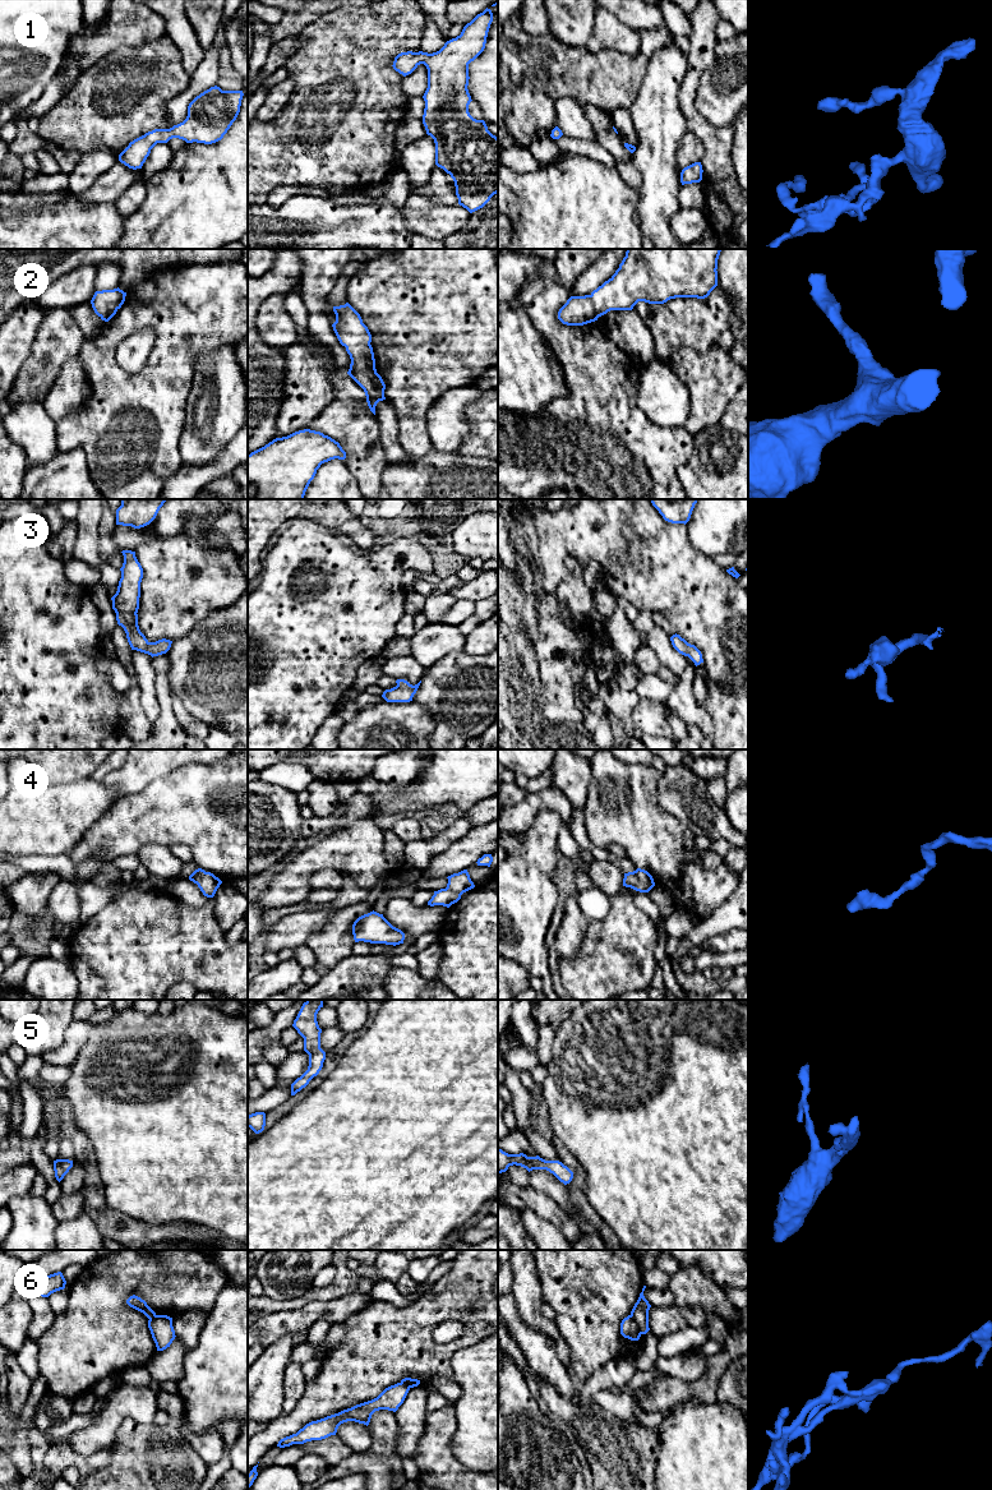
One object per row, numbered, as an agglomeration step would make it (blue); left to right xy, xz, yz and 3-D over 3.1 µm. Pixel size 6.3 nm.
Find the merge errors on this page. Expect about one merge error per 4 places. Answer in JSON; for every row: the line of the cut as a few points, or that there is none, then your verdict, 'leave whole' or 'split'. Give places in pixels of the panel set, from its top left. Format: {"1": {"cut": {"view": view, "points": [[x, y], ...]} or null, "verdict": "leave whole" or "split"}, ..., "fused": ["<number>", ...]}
{"1": {"cut": null, "verdict": "leave whole"}, "2": {"cut": null, "verdict": "leave whole"}, "3": {"cut": null, "verdict": "leave whole"}, "4": {"cut": null, "verdict": "leave whole"}, "5": {"cut": null, "verdict": "leave whole"}, "6": {"cut": {"view": "yz", "points": [[630, 1315], [641, 1333]]}, "verdict": "split"}, "fused": ["6"]}

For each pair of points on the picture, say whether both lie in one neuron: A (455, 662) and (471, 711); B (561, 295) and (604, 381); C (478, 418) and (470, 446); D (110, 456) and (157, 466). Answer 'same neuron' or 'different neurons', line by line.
A: same neuron
B: same neuron
C: same neuron
D: same neuron

